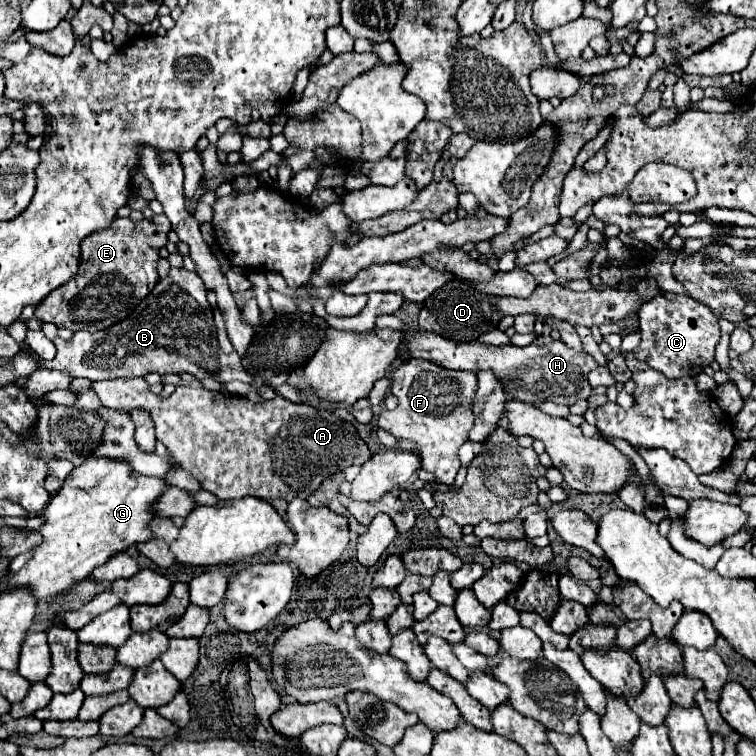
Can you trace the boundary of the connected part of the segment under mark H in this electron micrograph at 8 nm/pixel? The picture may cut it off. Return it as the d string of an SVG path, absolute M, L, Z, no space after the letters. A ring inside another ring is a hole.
M419 331L411 339L405 339L403 345L407 347L407 351L411 351L411 357L429 359L447 369L463 369L473 373L481 369L493 369L495 375L503 381L503 387L509 393L509 397L525 403L553 401L561 405L573 405L577 397L571 397L571 391L575 391L575 395L587 391L585 377L589 371L599 367L589 353L571 349L563 341L553 341L549 335L539 335L527 347L515 347L515 345L499 347L499 345L485 345L479 341L459 343L437 333Z

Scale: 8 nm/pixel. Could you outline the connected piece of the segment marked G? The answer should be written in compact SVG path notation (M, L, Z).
M89 455L87 461L71 471L61 491L51 499L51 503L43 509L45 525L39 529L43 535L43 543L33 549L31 561L11 579L13 585L31 585L37 599L47 595L55 595L67 591L75 581L83 581L91 575L91 571L105 561L109 561L115 553L129 549L131 545L139 545L155 539L155 533L149 529L151 519L155 517L155 501L169 489L165 477L133 477L133 469L127 461L115 461L111 457L95 457Z

